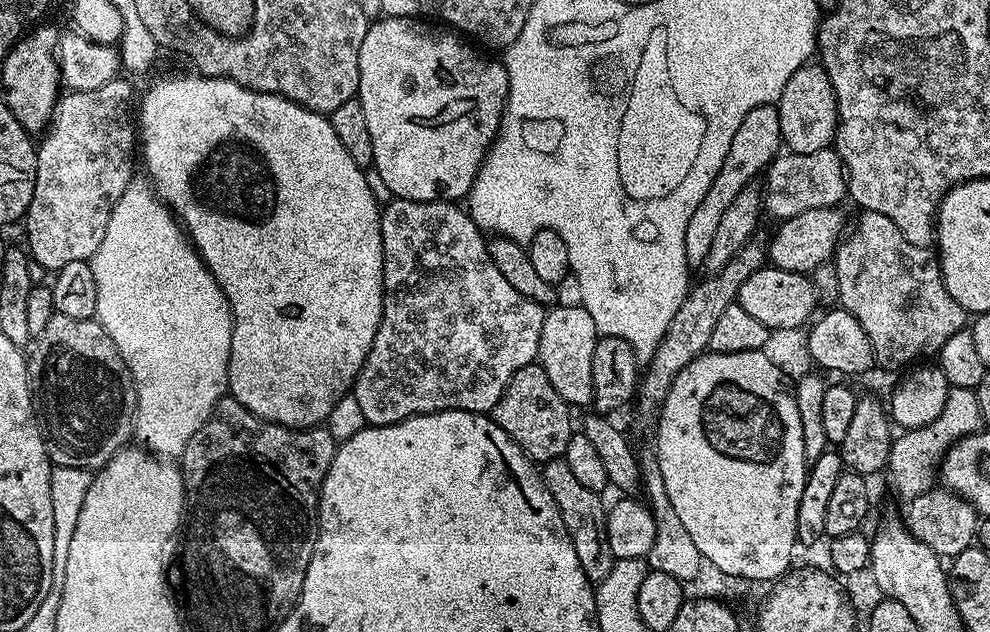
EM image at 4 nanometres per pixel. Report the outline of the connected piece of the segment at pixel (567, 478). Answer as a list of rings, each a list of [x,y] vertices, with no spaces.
[[[546,460],[542,464],[542,475],[546,490],[554,498],[558,510],[562,514],[562,522],[574,542],[574,551],[578,554],[578,562],[582,562],[582,570],[586,578],[593,582],[599,582],[610,574],[614,563],[614,557],[608,539],[606,538],[606,504],[600,501],[601,497],[594,490],[586,490],[578,477],[570,470],[565,460]]]

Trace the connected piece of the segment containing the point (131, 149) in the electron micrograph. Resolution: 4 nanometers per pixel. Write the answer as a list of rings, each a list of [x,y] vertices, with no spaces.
[[[117,78],[106,82],[106,86],[98,86],[98,90],[69,91],[67,94],[61,95],[56,101],[56,109],[52,111],[52,119],[48,121],[46,131],[43,133],[42,139],[44,141],[39,141],[36,150],[34,194],[30,198],[30,206],[27,212],[22,217],[22,225],[24,224],[24,236],[28,239],[26,251],[29,257],[47,270],[59,270],[62,266],[66,266],[70,262],[78,262],[79,260],[91,261],[92,256],[98,250],[98,246],[102,246],[102,238],[106,238],[106,226],[110,222],[110,214],[114,210],[118,198],[122,198],[122,194],[128,189],[129,184],[133,183],[132,163],[135,160],[137,163],[138,160],[138,124],[134,119],[132,84],[124,79],[128,78]]]

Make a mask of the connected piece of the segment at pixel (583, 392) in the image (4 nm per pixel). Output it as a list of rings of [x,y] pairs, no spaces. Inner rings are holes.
[[[576,302],[560,307],[553,307],[542,322],[538,363],[546,370],[546,378],[550,378],[554,390],[558,390],[569,406],[588,406],[594,394],[594,346],[598,339],[594,318]]]

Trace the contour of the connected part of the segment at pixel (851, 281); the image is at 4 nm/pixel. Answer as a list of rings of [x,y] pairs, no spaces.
[[[861,211],[859,215],[856,229],[841,239],[834,253],[839,307],[845,308],[854,314],[854,318],[858,318],[858,322],[862,322],[862,330],[866,330],[866,338],[870,338],[879,367],[900,368],[919,356],[935,357],[942,346],[946,346],[947,340],[969,323],[969,313],[958,306],[954,298],[950,298],[940,273],[940,261],[929,249],[906,242],[906,238],[902,238],[902,230],[898,230],[898,226],[894,226],[886,214]]]

